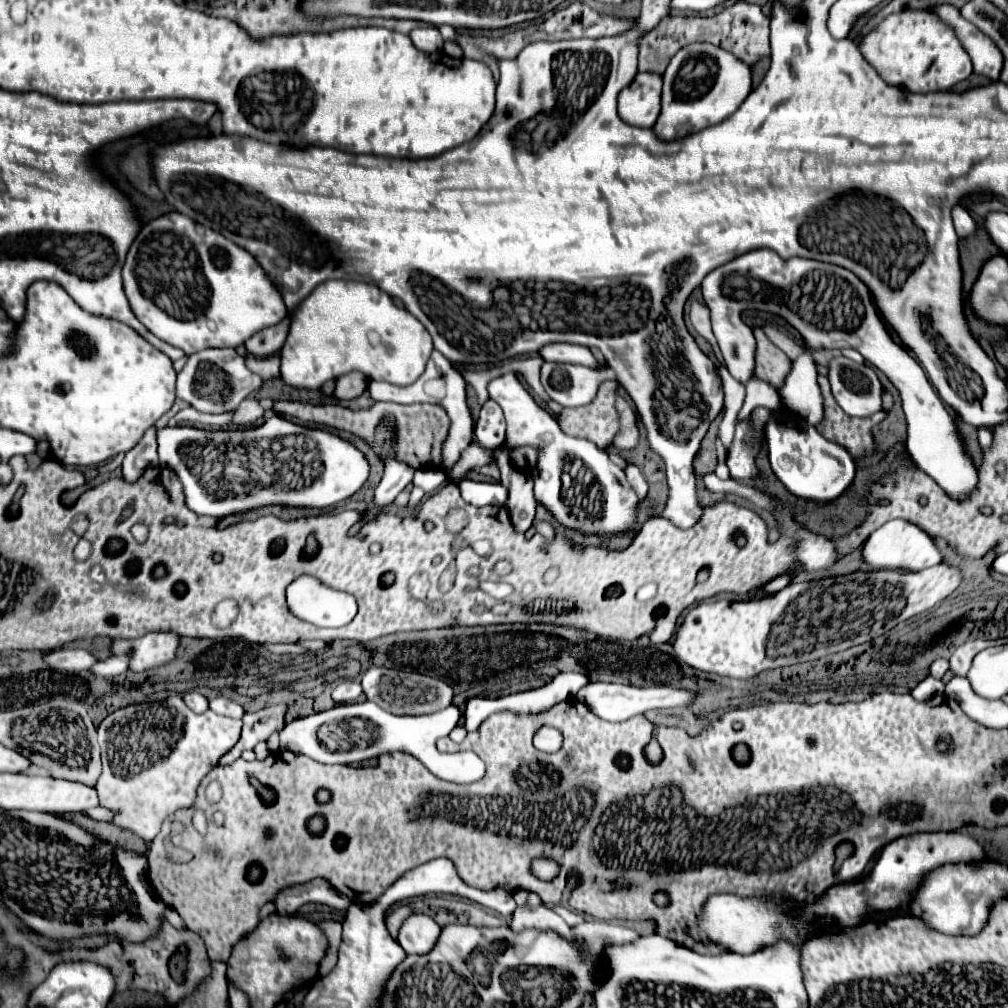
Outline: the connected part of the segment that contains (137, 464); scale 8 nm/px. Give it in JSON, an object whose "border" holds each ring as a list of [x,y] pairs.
{"border":[[[151,427],[123,459],[123,477],[127,481],[137,481],[143,475],[143,469],[157,465],[157,429]]]}

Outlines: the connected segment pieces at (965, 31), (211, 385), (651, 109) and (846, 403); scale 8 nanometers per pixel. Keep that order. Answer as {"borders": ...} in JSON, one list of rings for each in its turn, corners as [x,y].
{"borders":[[[[939,5],[939,7],[933,7],[931,11],[937,13],[947,25],[955,29],[959,41],[963,43],[963,47],[967,49],[973,61],[973,71],[997,81],[1003,71],[1003,53],[999,51],[999,47],[995,47],[995,43],[987,35],[983,35],[977,27],[971,27],[971,23],[967,23],[959,15],[957,7]]],[[[203,349],[189,355],[185,367],[177,375],[177,397],[187,401],[201,413],[229,413],[255,389],[263,379],[245,367],[245,359],[235,349]]],[[[637,73],[629,87],[625,87],[619,93],[619,117],[635,127],[653,127],[657,123],[659,111],[661,111],[661,89],[663,89],[663,77],[661,75],[647,75]]],[[[837,357],[829,363],[829,381],[839,407],[851,417],[869,417],[883,409],[883,385],[869,365],[859,365],[847,357]]]]}

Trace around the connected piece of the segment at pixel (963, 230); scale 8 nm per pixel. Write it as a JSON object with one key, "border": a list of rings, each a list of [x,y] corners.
{"border":[[[957,205],[957,207],[953,209],[953,223],[955,223],[956,233],[959,233],[959,239],[967,239],[967,237],[975,235],[977,229],[979,229],[977,221],[975,221],[971,213],[969,213],[965,207],[961,207],[961,205]]]}

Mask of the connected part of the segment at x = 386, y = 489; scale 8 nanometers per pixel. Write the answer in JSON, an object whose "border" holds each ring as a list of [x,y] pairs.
{"border":[[[392,454],[386,455],[383,463],[385,463],[385,473],[379,487],[375,489],[375,505],[379,509],[393,503],[395,497],[413,481],[415,475],[415,471],[407,467],[407,463],[399,463],[399,459],[395,459]]]}

